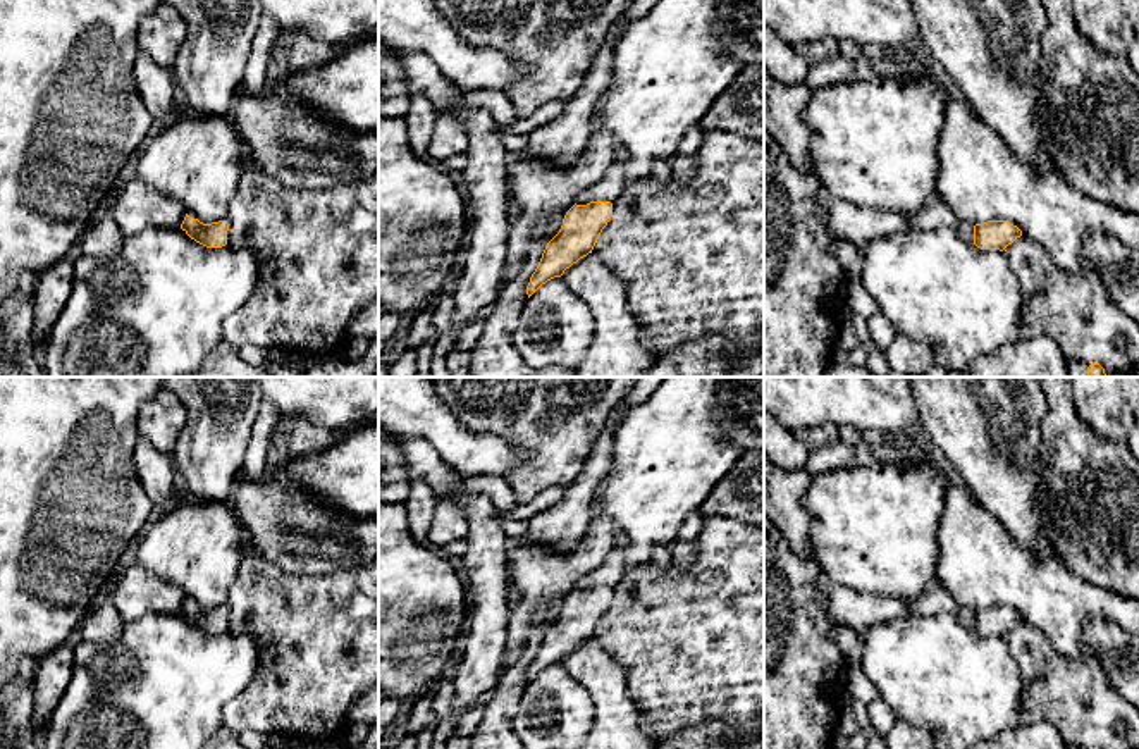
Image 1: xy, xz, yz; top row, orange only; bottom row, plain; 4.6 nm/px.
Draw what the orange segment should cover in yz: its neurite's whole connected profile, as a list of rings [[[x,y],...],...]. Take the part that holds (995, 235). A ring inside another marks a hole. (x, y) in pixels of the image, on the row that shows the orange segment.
[[[934,193],[920,210],[905,214],[905,217],[917,231],[950,227],[964,241],[972,239],[981,250],[1003,251],[1008,245],[1022,236],[1022,231],[1008,220],[988,220],[970,227],[969,222],[960,220],[955,215],[950,205],[938,193]]]

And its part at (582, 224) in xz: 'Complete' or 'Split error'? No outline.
Split error

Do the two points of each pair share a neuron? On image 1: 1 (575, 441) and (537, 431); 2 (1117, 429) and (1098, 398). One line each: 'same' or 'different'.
1: same
2: same

